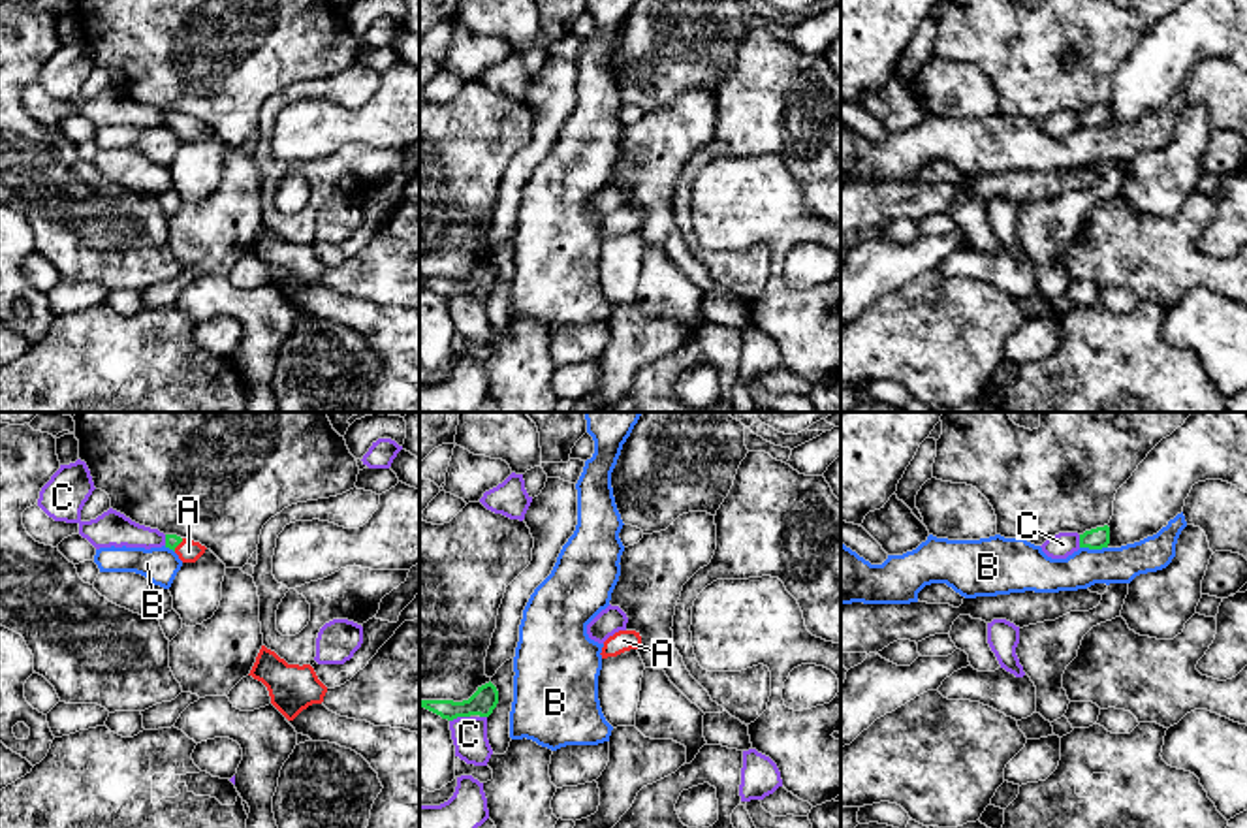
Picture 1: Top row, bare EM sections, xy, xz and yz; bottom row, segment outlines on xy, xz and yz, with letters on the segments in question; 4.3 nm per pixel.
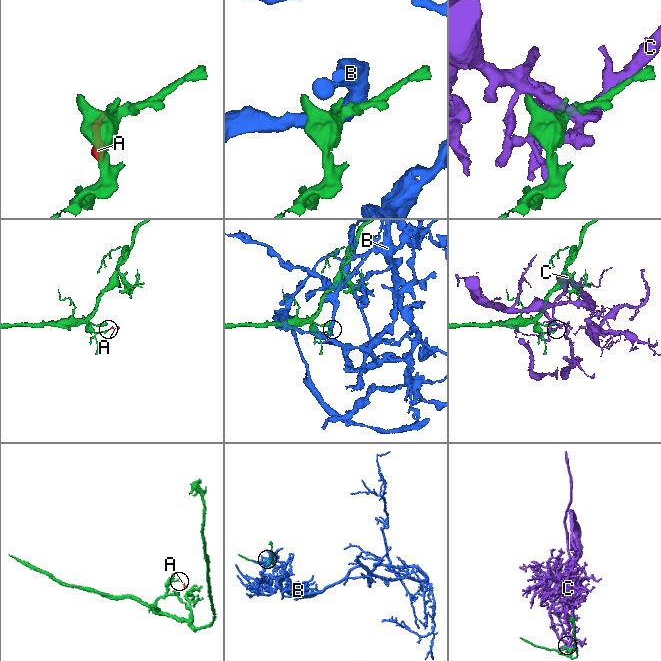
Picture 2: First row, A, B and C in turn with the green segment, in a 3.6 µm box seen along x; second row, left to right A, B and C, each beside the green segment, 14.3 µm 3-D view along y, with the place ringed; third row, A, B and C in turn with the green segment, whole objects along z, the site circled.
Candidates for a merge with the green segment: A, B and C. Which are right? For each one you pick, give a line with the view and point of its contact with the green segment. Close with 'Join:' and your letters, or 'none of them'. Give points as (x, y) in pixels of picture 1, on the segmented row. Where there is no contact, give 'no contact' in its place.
A: xy (179, 542)
Join: A

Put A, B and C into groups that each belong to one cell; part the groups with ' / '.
A / B / C

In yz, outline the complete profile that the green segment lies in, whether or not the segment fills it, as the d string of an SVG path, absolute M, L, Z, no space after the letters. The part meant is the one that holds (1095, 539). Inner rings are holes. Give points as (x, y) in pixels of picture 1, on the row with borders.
M1097 527L1080 534L1080 548L1102 549L1110 544L1110 527Z

